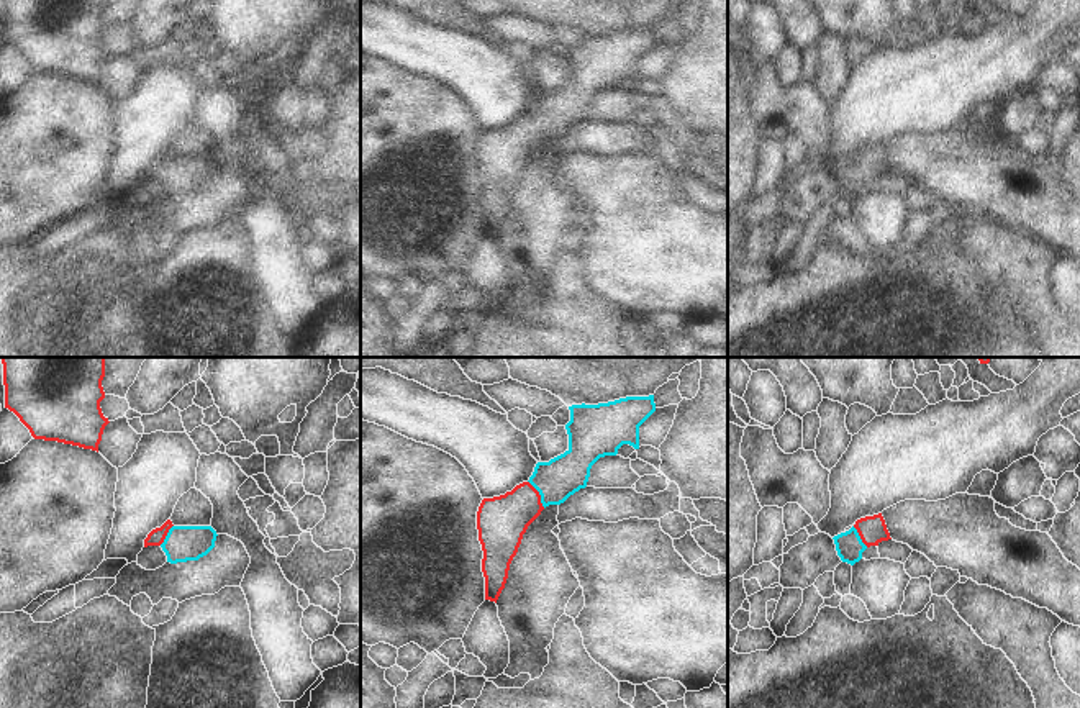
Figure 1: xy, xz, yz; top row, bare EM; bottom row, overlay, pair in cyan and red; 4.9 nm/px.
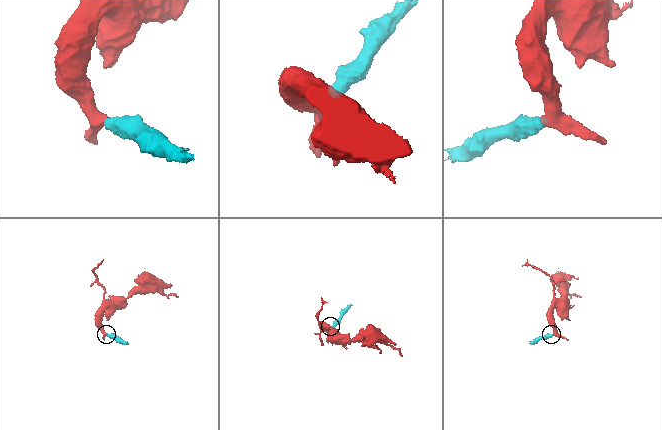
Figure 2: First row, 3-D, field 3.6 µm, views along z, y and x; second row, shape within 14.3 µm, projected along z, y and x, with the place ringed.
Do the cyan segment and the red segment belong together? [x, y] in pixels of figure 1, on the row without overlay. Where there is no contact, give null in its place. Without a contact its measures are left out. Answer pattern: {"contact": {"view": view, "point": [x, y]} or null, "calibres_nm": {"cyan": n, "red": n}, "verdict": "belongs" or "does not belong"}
{"contact": {"view": "xz", "point": [540, 127]}, "calibres_nm": {"cyan": 200, "red": 240}, "verdict": "belongs"}

